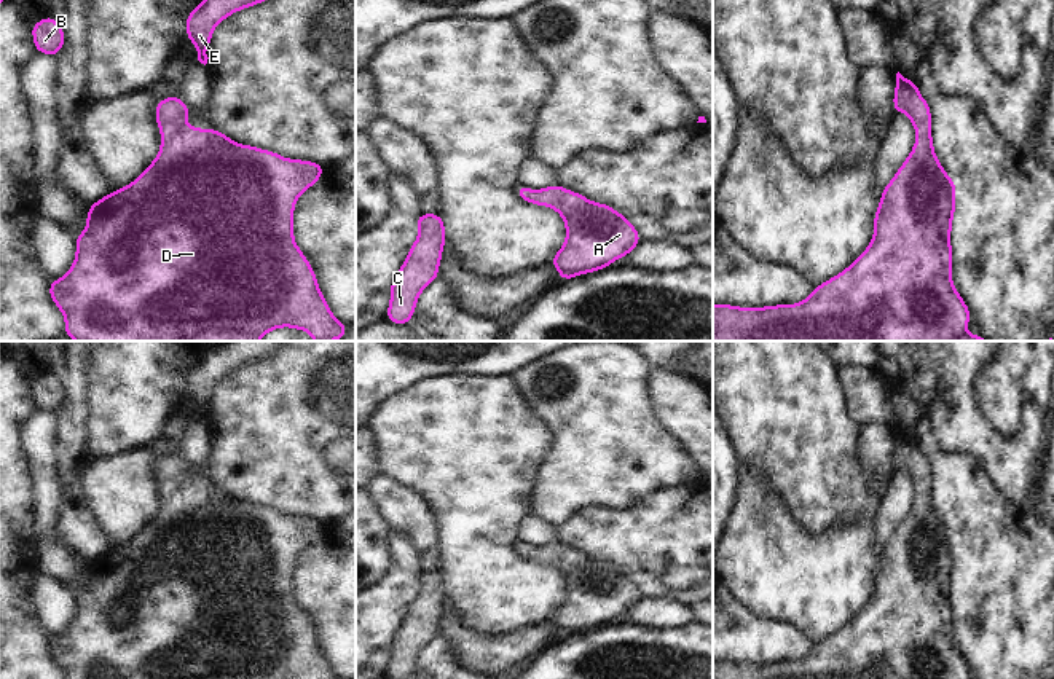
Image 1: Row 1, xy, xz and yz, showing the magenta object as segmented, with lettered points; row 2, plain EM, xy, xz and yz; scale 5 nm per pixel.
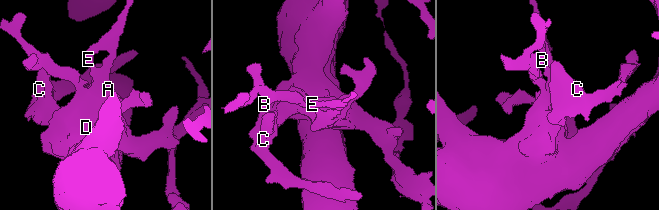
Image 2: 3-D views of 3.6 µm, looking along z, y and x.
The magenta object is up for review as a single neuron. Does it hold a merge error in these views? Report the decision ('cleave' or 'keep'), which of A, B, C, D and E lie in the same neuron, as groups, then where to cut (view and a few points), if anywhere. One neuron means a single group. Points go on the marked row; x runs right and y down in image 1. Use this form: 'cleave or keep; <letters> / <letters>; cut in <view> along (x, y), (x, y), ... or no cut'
keep; A B C D E; no cut

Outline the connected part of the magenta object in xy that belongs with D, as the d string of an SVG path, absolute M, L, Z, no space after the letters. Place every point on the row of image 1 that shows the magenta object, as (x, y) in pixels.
M177 96L156 102L155 115L163 135L158 156L132 183L89 206L86 231L75 237L77 257L70 271L49 282L49 296L65 319L65 336L77 341L260 341L271 330L292 327L306 330L314 341L344 340L348 327L330 312L314 269L293 239L295 201L322 177L325 167L314 161L289 159L274 151L239 145L215 129L185 126L190 110Z

